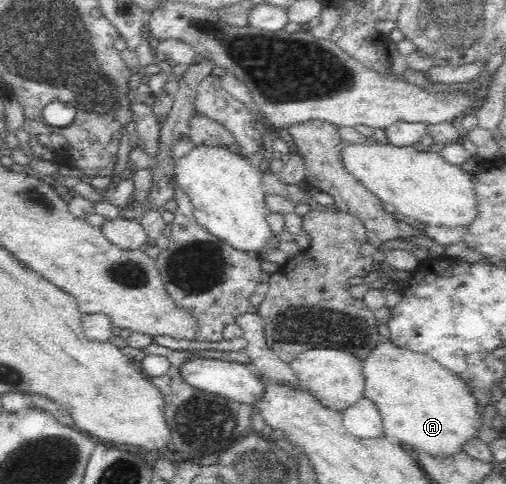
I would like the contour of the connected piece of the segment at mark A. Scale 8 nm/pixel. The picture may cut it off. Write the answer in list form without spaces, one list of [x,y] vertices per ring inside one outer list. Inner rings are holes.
[[[380,336],[377,345],[360,360],[363,375],[363,396],[368,398],[380,412],[384,435],[391,442],[407,444],[413,451],[424,450],[433,456],[445,456],[453,450],[462,450],[463,443],[480,435],[481,422],[475,413],[475,399],[465,383],[448,368],[437,363],[425,353],[401,347],[391,338]]]

